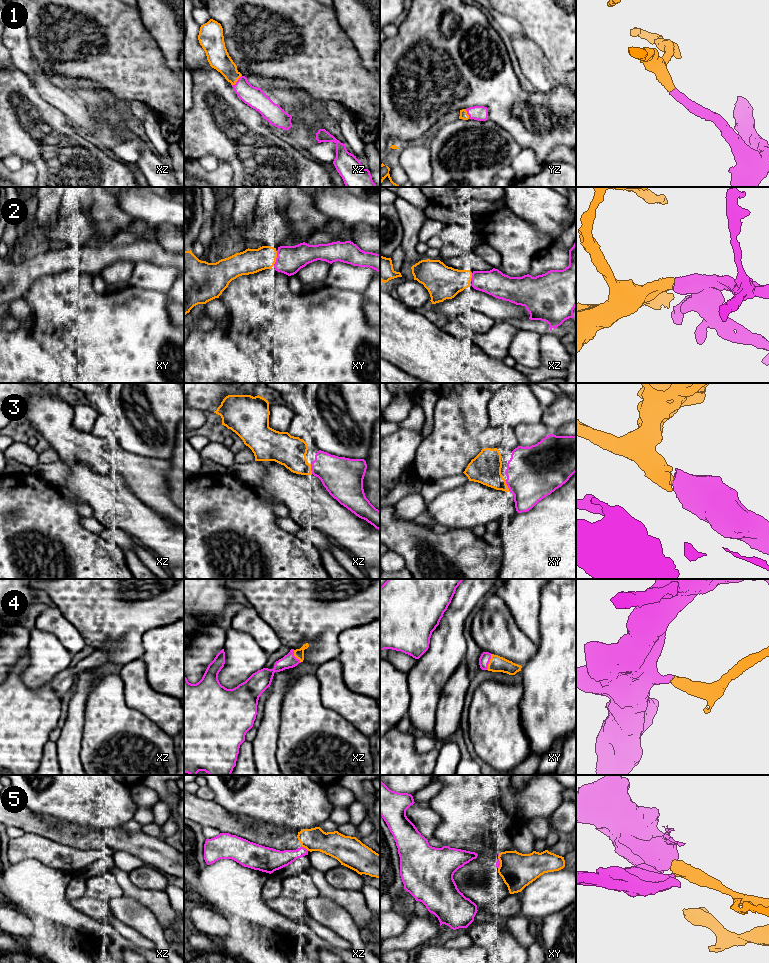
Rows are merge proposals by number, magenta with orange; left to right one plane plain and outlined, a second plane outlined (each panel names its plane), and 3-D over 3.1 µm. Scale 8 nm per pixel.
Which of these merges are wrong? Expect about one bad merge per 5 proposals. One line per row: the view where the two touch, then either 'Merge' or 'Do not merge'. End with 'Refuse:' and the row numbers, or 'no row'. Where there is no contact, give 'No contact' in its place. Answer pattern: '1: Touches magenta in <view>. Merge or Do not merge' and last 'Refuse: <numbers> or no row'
1: Touches magenta in xz. Merge
2: Touches magenta in xy. Merge
3: Touches magenta in xy. Merge
4: Touches magenta in xy. Merge
5: Touches magenta in xz. Do not merge
Refuse: 5

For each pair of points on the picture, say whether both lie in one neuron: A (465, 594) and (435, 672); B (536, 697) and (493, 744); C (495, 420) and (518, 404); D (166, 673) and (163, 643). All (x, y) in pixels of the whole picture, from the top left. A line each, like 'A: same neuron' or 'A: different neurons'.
A: same neuron
B: different neurons
C: same neuron
D: same neuron

